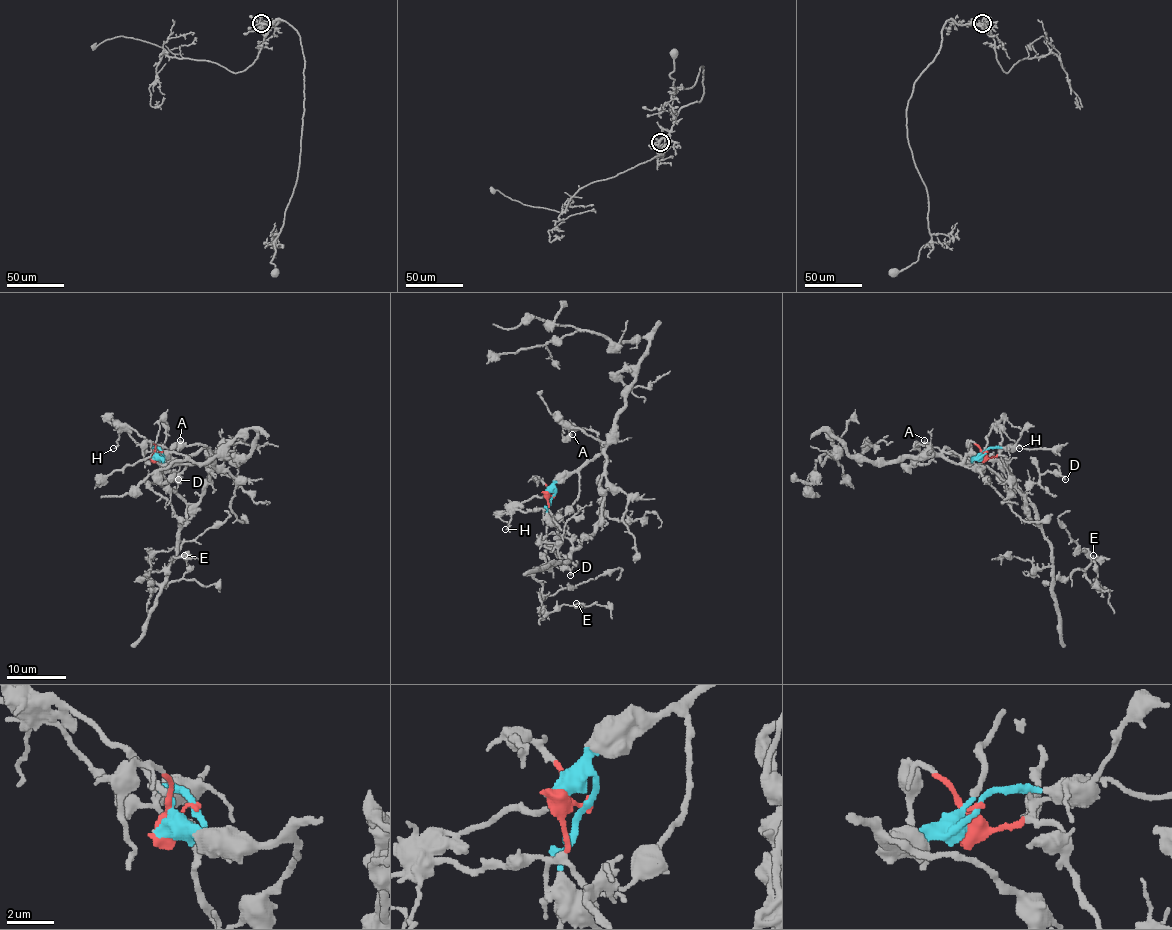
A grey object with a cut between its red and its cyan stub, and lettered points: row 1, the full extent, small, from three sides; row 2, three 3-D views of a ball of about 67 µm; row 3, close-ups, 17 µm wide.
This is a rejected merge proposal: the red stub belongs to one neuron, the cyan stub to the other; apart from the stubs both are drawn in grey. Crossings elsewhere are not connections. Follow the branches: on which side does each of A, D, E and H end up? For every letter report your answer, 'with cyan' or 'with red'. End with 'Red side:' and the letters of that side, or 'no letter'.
A: with cyan
D: with red
E: with red
H: with red
Red side: D, E, H

